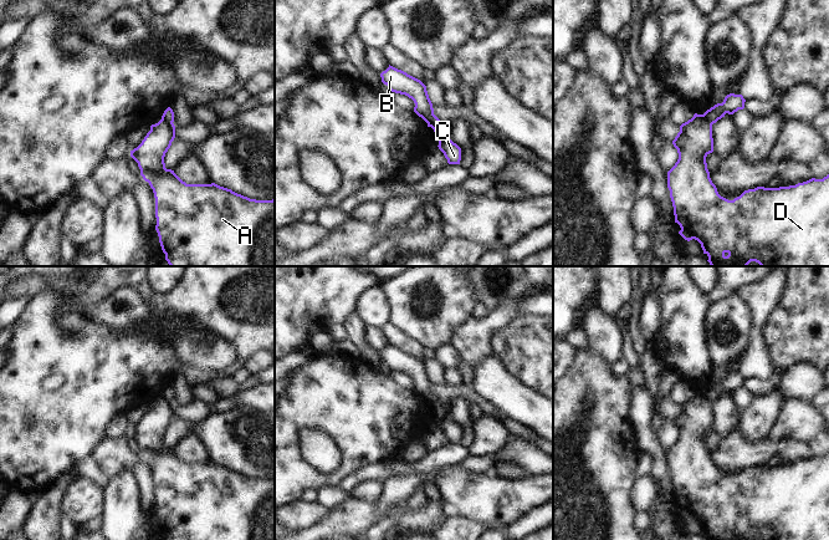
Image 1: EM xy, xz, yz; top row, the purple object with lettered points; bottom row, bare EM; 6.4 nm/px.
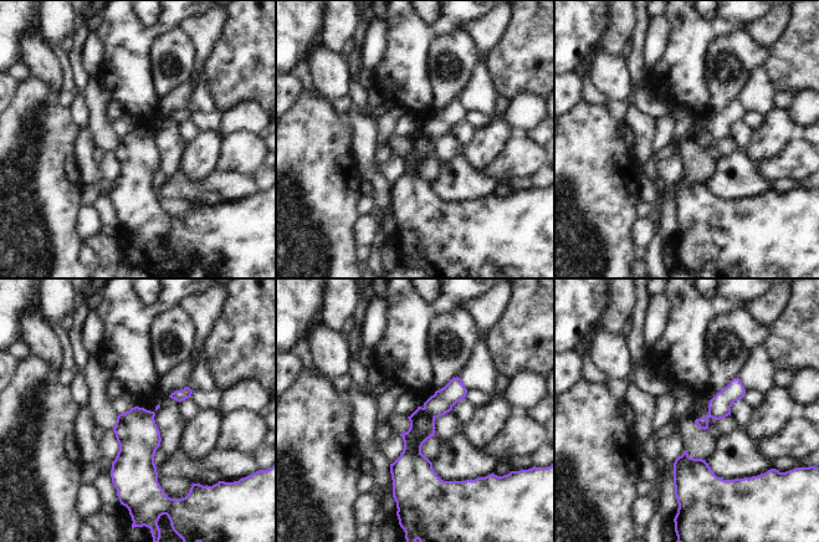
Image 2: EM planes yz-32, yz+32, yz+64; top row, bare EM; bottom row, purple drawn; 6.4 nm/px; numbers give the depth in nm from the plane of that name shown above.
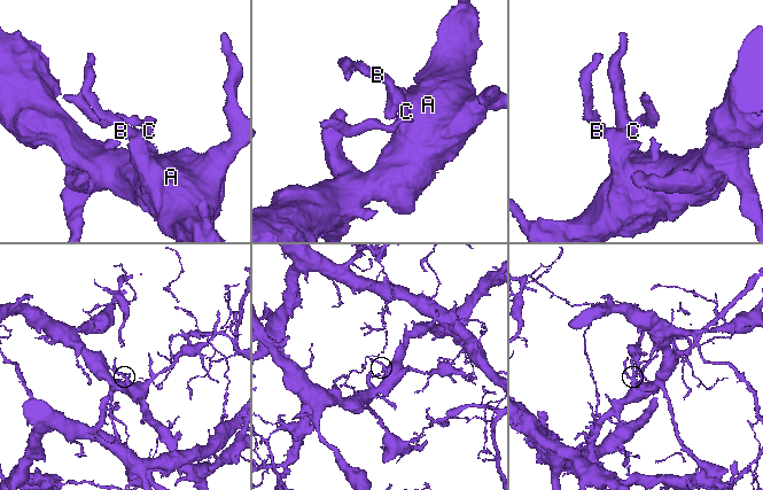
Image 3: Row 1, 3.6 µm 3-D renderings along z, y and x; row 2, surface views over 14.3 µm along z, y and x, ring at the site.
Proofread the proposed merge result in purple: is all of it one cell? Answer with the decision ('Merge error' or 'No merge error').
Merge error

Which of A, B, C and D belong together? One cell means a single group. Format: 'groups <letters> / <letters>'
groups A B D / C

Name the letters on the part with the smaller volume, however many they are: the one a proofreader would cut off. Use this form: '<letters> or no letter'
C

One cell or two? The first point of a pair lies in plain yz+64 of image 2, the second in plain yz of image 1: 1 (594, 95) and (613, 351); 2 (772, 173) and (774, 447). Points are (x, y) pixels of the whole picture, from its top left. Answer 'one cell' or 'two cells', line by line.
1: two cells
2: two cells

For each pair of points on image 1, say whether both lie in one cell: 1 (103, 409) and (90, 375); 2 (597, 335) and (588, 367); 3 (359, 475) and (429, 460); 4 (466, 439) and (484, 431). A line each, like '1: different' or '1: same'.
1: same
2: different
3: same
4: different

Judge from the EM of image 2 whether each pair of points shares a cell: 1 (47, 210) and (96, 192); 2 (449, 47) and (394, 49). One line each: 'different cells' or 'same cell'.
1: different cells
2: different cells

